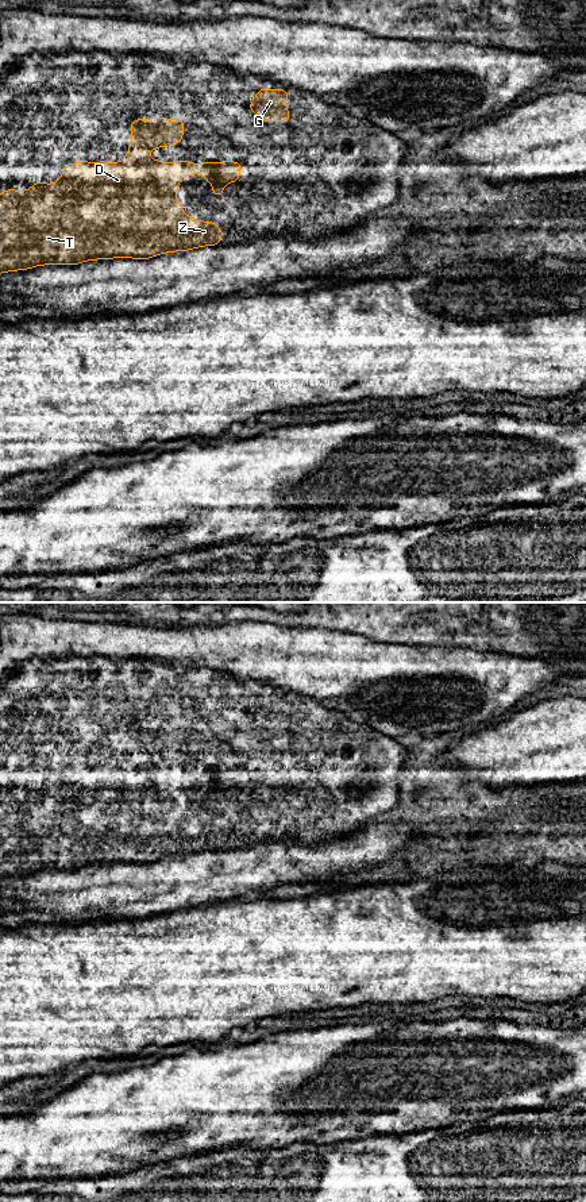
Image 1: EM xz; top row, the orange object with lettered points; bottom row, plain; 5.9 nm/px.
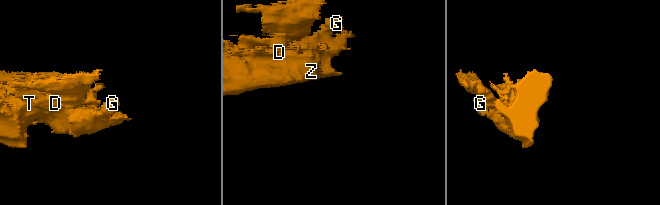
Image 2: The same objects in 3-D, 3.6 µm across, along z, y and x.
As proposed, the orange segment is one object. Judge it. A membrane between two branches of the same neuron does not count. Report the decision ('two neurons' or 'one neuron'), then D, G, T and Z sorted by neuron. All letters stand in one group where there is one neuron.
one neuron; groups D G T Z

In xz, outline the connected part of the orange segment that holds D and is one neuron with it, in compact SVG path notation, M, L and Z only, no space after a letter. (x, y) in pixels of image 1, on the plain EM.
M153 723L153 724L132 724L131 725L131 752L127 755L127 763L122 767L76 767L69 768L62 773L62 783L55 789L47 790L42 786L36 786L28 795L19 797L14 795L14 790L9 791L8 795L0 797L0 878L14 877L14 875L28 875L34 871L41 870L78 870L85 866L93 864L112 864L117 862L135 863L135 864L149 864L151 862L171 858L171 856L186 856L192 854L197 854L201 851L219 851L221 841L225 840L225 835L217 835L216 827L200 827L194 825L192 821L185 821L182 818L182 812L178 809L178 804L173 801L173 798L178 794L180 785L188 779L204 779L205 785L213 790L211 800L215 802L221 802L225 794L221 791L225 787L239 787L239 778L242 777L242 767L225 766L216 768L189 768L185 764L174 766L171 768L163 766L149 764L146 760L154 752L167 752L176 751L178 747L184 747L182 735L186 731L185 725L171 725L163 723Z

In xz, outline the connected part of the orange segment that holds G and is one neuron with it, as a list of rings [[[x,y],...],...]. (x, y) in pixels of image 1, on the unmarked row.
[[[258,694],[257,702],[248,709],[247,714],[258,720],[265,727],[288,727],[290,717],[285,712],[285,706],[290,700],[286,694]]]

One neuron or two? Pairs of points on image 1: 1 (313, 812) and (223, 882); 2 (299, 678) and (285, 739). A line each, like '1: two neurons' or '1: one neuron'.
1: two neurons
2: two neurons

